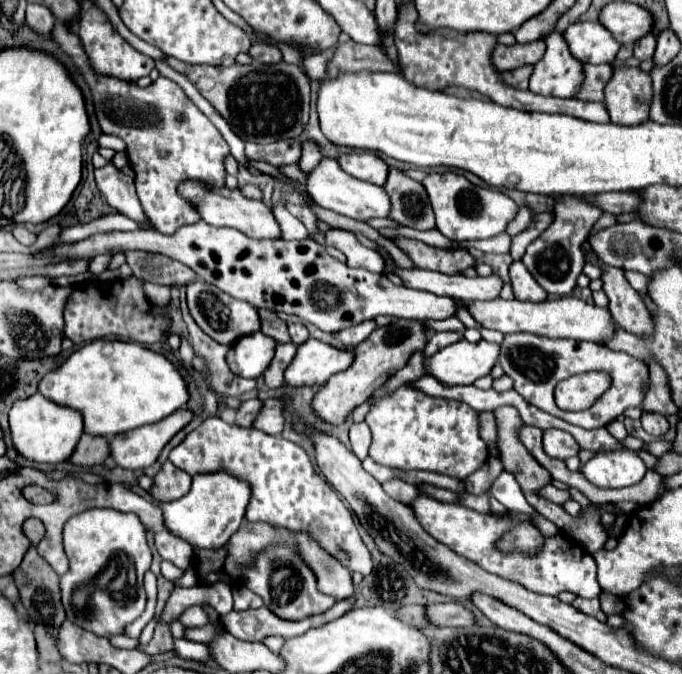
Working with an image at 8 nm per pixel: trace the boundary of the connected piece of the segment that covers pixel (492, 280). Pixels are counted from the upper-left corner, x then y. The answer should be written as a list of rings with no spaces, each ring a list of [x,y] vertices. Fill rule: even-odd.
[[[395,266],[395,274],[403,278],[405,286],[409,288],[419,288],[433,292],[437,296],[455,296],[461,298],[463,302],[471,300],[493,300],[499,296],[503,288],[503,280],[497,274],[489,274],[485,278],[475,276],[475,278],[465,278],[461,274],[447,276],[441,272],[431,272],[431,270],[399,270]]]

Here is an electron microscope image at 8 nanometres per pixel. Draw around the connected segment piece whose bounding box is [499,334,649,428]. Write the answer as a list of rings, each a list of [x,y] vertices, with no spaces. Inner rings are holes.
[[[507,334],[501,342],[501,368],[509,378],[513,378],[513,390],[517,390],[529,404],[563,418],[571,424],[577,424],[581,428],[601,428],[613,422],[617,416],[623,414],[625,408],[637,406],[641,408],[641,402],[645,398],[643,394],[643,382],[649,376],[649,370],[643,362],[637,362],[637,358],[625,354],[625,352],[613,352],[601,344],[593,342],[577,342],[569,338],[545,338],[535,334]],[[587,370],[605,370],[613,384],[611,388],[585,412],[565,412],[559,410],[553,400],[553,390],[559,380],[565,380],[573,374],[587,372]]]

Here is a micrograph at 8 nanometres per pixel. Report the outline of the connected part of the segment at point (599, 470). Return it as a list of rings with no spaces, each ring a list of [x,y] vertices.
[[[619,450],[597,454],[581,468],[581,472],[600,488],[622,488],[637,484],[645,476],[647,466],[635,452]]]

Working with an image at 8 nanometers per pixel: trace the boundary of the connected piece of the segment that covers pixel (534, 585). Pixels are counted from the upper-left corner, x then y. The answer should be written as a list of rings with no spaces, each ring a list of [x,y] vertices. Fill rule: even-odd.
[[[425,494],[417,496],[409,506],[413,506],[413,514],[417,514],[417,520],[427,530],[427,534],[431,534],[437,542],[449,546],[453,552],[469,558],[471,562],[477,562],[483,570],[489,570],[491,574],[517,582],[537,594],[557,596],[559,592],[573,592],[581,598],[595,598],[601,594],[601,588],[597,584],[597,574],[595,574],[597,570],[595,560],[579,544],[563,538],[561,534],[553,538],[545,538],[545,546],[541,554],[527,556],[527,558],[523,554],[503,554],[493,546],[495,540],[501,538],[505,530],[513,528],[513,520],[531,522],[531,518],[525,514],[509,512],[507,518],[499,518],[493,514],[479,514],[461,504],[445,504]]]

